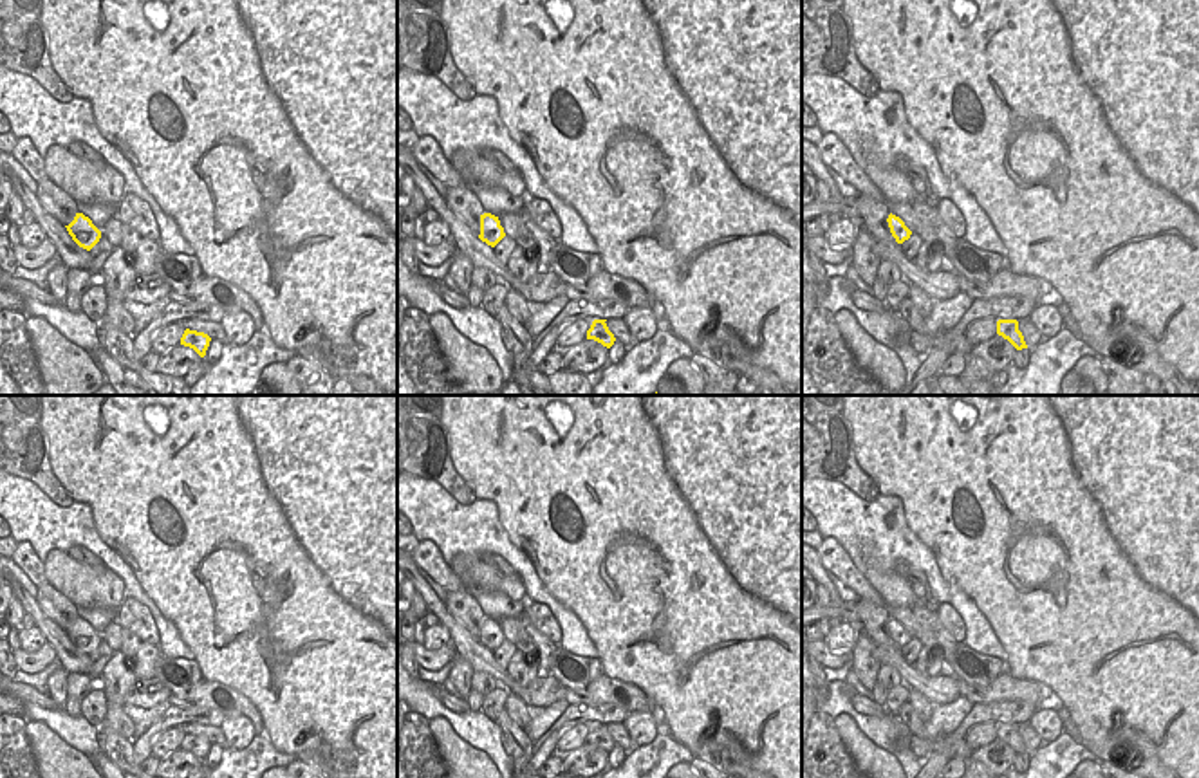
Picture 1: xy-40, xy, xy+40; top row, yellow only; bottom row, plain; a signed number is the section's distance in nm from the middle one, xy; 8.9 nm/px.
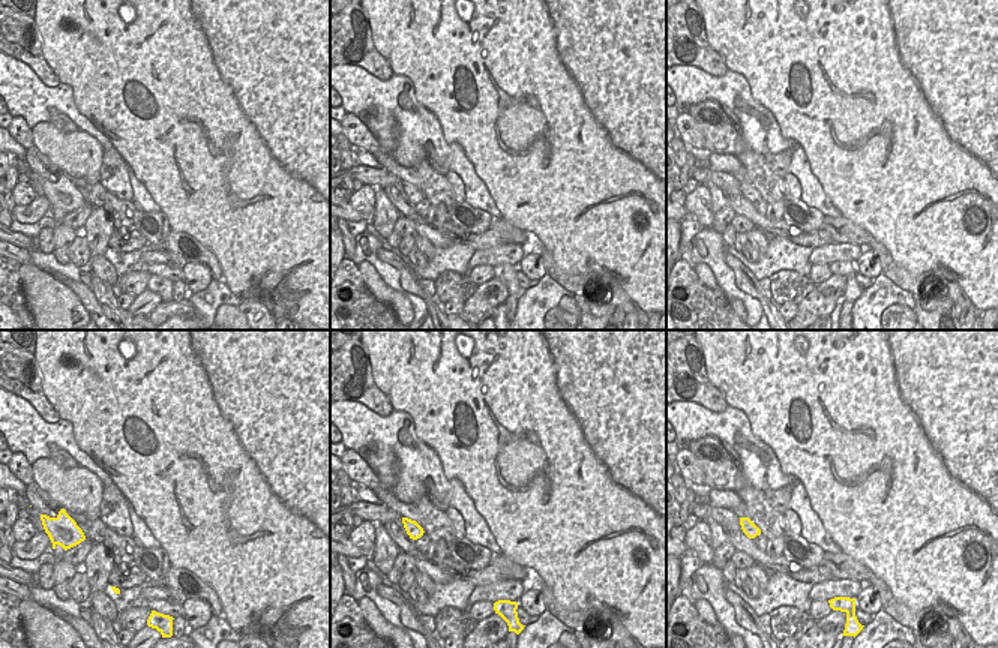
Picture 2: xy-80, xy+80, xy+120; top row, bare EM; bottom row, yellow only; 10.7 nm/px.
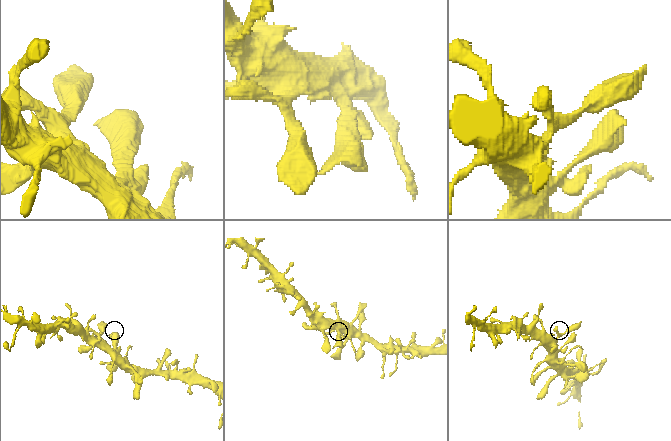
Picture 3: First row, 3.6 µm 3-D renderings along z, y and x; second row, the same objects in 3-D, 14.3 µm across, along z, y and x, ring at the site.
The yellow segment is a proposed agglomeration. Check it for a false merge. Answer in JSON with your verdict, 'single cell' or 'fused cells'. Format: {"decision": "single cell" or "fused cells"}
{"decision": "single cell"}

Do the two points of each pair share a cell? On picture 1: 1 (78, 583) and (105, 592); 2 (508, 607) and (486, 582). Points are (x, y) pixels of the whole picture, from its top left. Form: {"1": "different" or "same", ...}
{"1": "same", "2": "different"}

